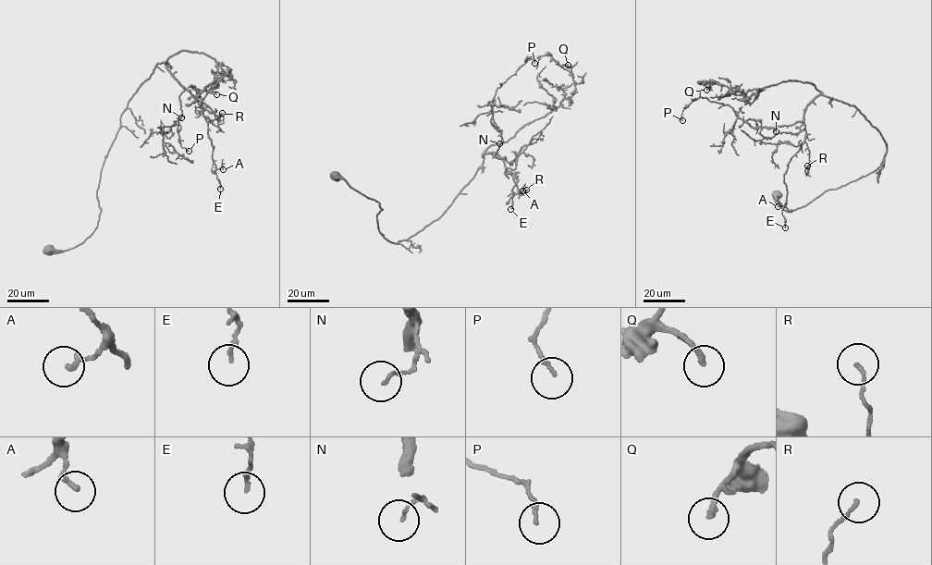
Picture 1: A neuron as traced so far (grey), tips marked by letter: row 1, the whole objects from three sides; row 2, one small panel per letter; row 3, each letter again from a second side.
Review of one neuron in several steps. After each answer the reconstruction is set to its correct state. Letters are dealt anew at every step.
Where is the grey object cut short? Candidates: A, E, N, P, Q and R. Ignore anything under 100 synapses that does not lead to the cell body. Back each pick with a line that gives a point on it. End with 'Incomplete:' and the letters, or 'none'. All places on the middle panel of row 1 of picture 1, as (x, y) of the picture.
Incomplete: none

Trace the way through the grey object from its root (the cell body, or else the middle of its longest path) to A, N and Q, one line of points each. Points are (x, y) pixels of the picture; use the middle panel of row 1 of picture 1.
A: (337, 176), (379, 203), (379, 232), (396, 243), (438, 218), (484, 154), (516, 172), (513, 195), (522, 190)
N: (337, 176), (379, 203), (379, 232), (397, 243), (438, 218), (474, 177), (484, 154), (499, 158), (499, 143)
Q: (337, 176), (379, 203), (384, 238), (407, 239), (442, 214), (488, 147), (571, 95), (568, 65)

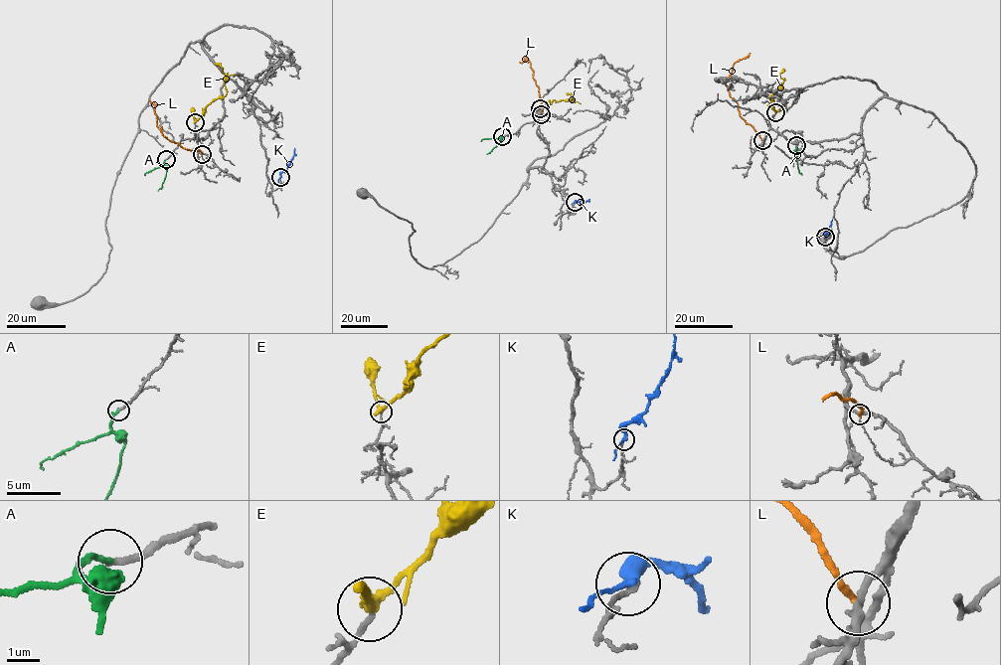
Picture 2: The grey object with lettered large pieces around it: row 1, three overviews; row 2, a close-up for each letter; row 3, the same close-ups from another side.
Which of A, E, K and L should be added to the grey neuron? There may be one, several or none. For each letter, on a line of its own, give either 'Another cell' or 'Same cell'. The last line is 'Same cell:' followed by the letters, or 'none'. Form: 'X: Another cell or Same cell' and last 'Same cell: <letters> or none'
A: Same cell
E: Another cell
K: Another cell
L: Another cell
Same cell: A

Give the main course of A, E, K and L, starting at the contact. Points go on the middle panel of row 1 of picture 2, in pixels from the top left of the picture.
A: (502, 136), (498, 144), (486, 154)
E: (540, 108), (555, 99), (573, 98), (571, 99), (572, 93), (567, 93)
K: (575, 202), (582, 204), (589, 199)
L: (541, 113), (541, 100), (530, 62), (526, 57), (519, 62)

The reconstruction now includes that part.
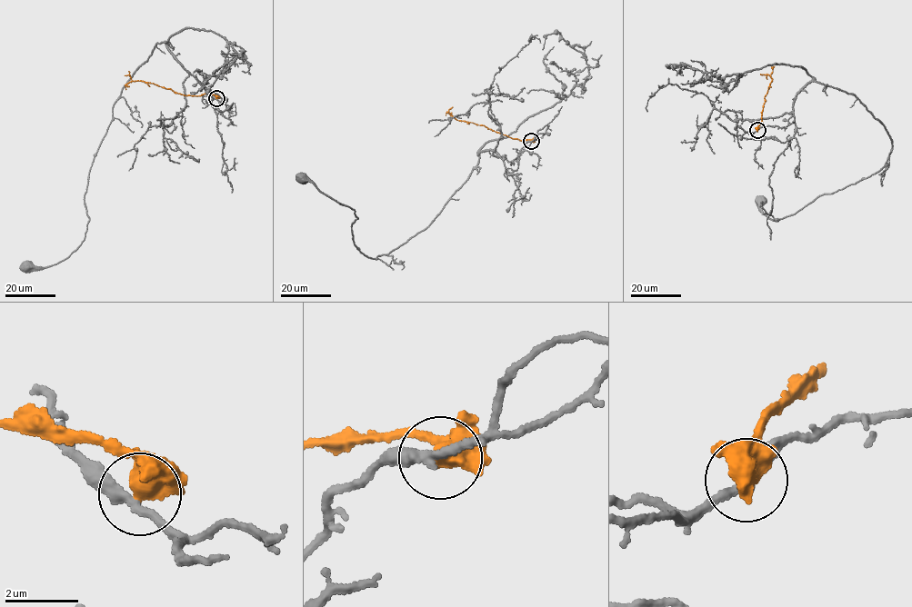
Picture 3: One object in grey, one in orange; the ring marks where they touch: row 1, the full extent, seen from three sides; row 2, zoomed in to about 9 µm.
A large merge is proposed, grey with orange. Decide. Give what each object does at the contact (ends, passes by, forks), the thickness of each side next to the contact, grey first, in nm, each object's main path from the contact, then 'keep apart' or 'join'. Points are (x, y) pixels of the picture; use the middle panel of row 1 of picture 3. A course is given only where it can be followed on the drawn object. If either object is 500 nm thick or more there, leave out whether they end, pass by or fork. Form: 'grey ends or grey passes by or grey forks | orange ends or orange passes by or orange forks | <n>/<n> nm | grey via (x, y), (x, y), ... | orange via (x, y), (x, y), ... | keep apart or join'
grey passes by | orange passes by | 280/460 nm | grey via (531, 141), (508, 162), (480, 153), (425, 229), (375, 259), (355, 244), (354, 209), (303, 177) | orange via (531, 142), (514, 138), (484, 125), (456, 120), (447, 112), (453, 107) | keep apart

